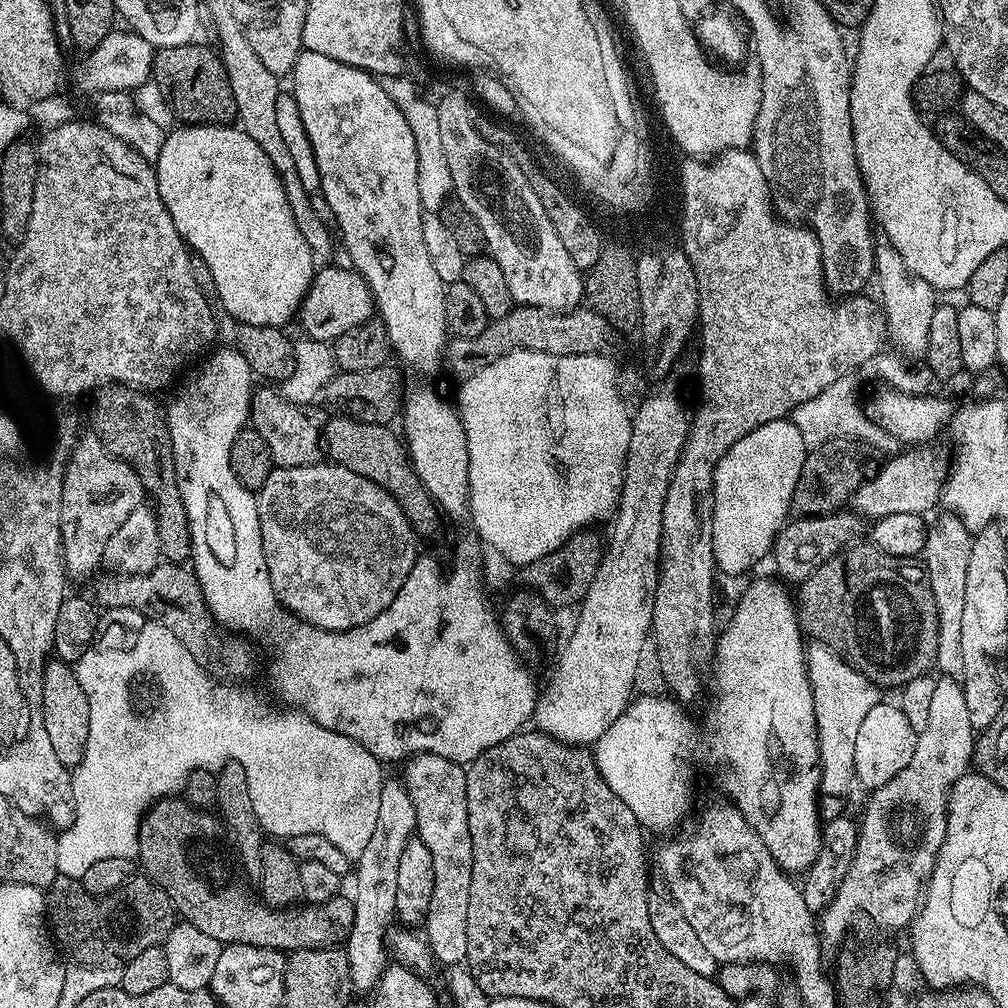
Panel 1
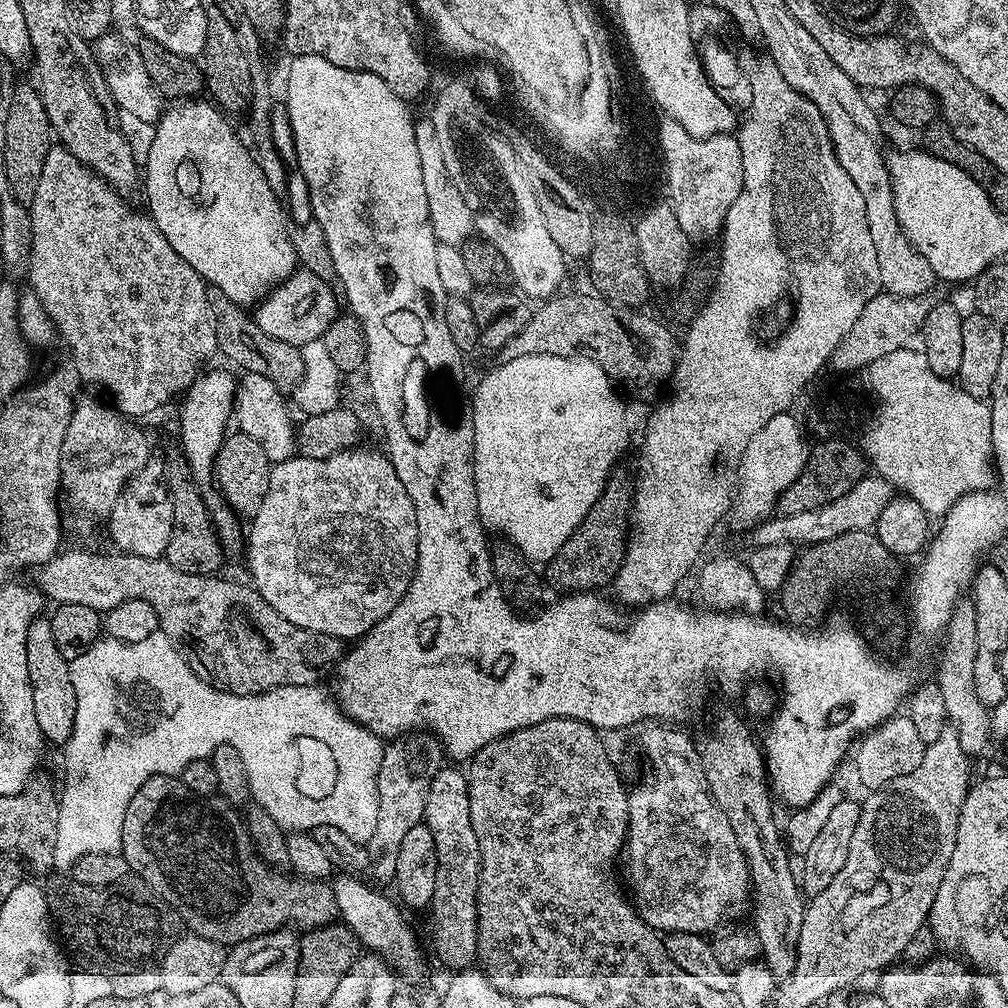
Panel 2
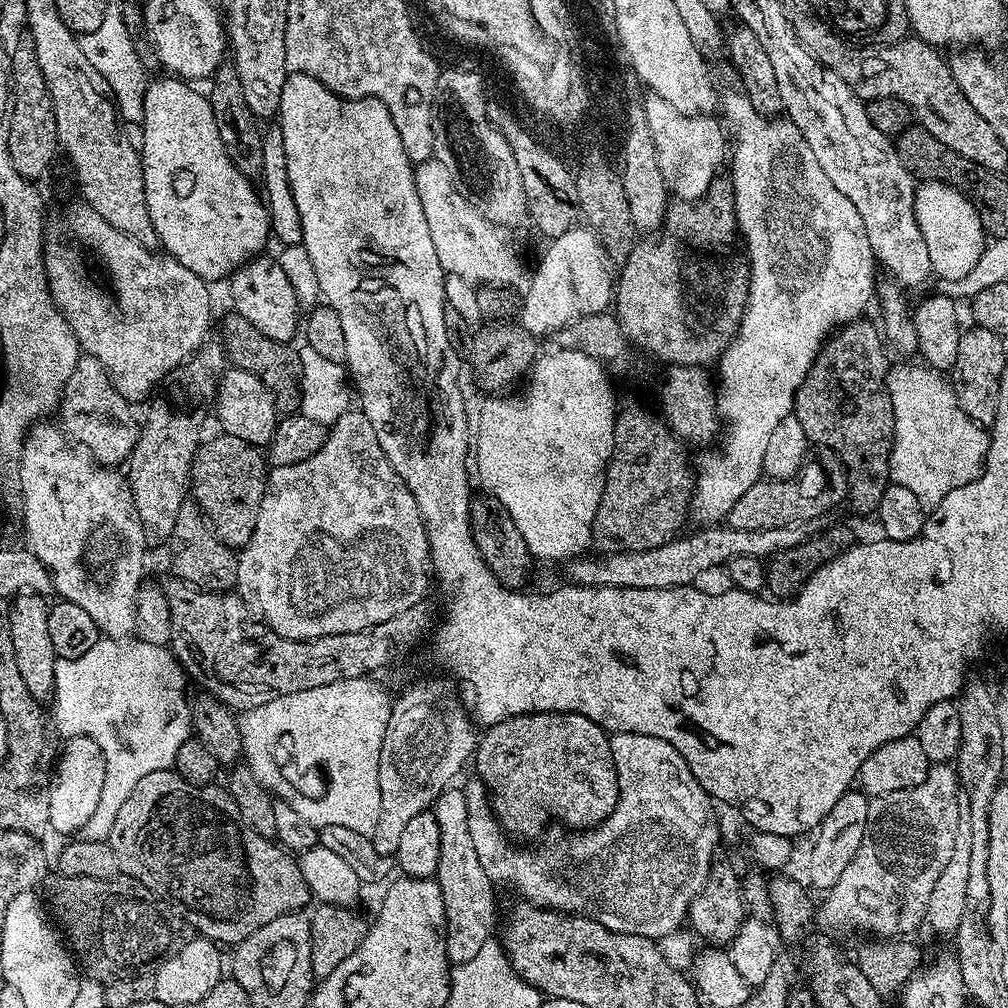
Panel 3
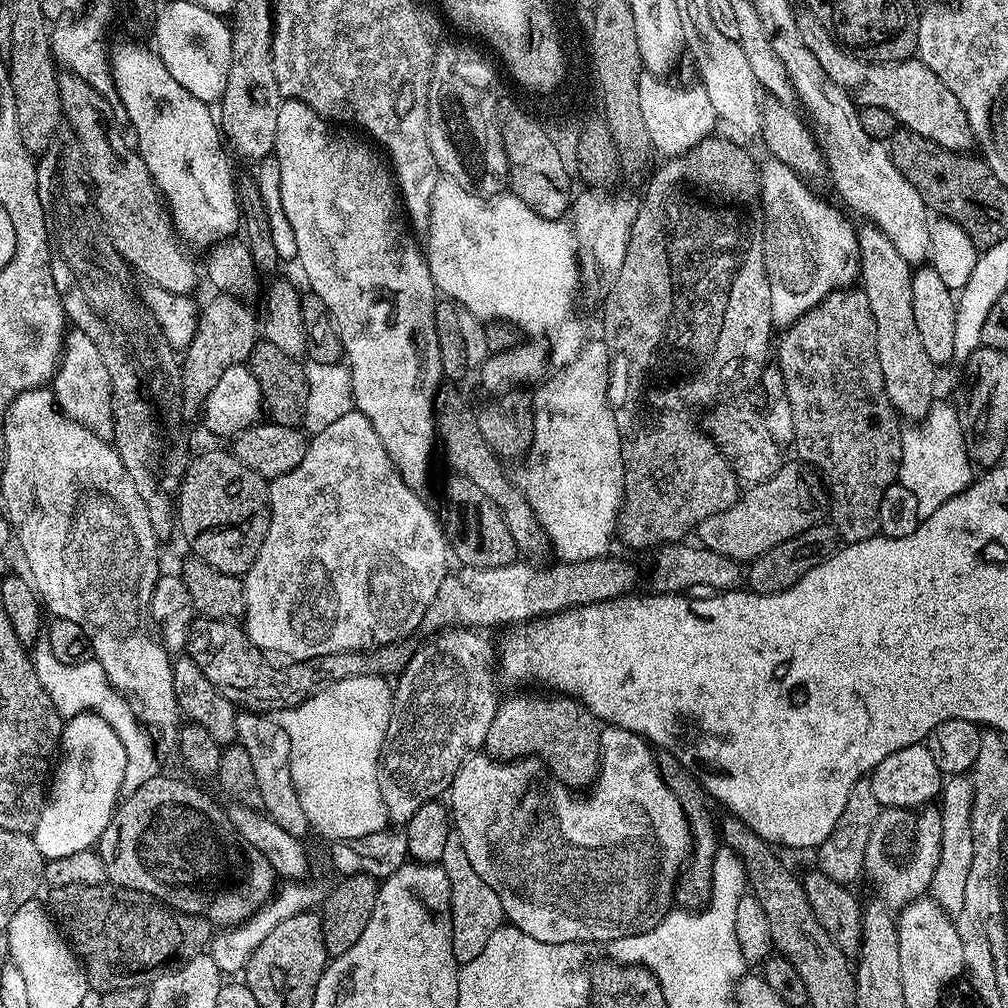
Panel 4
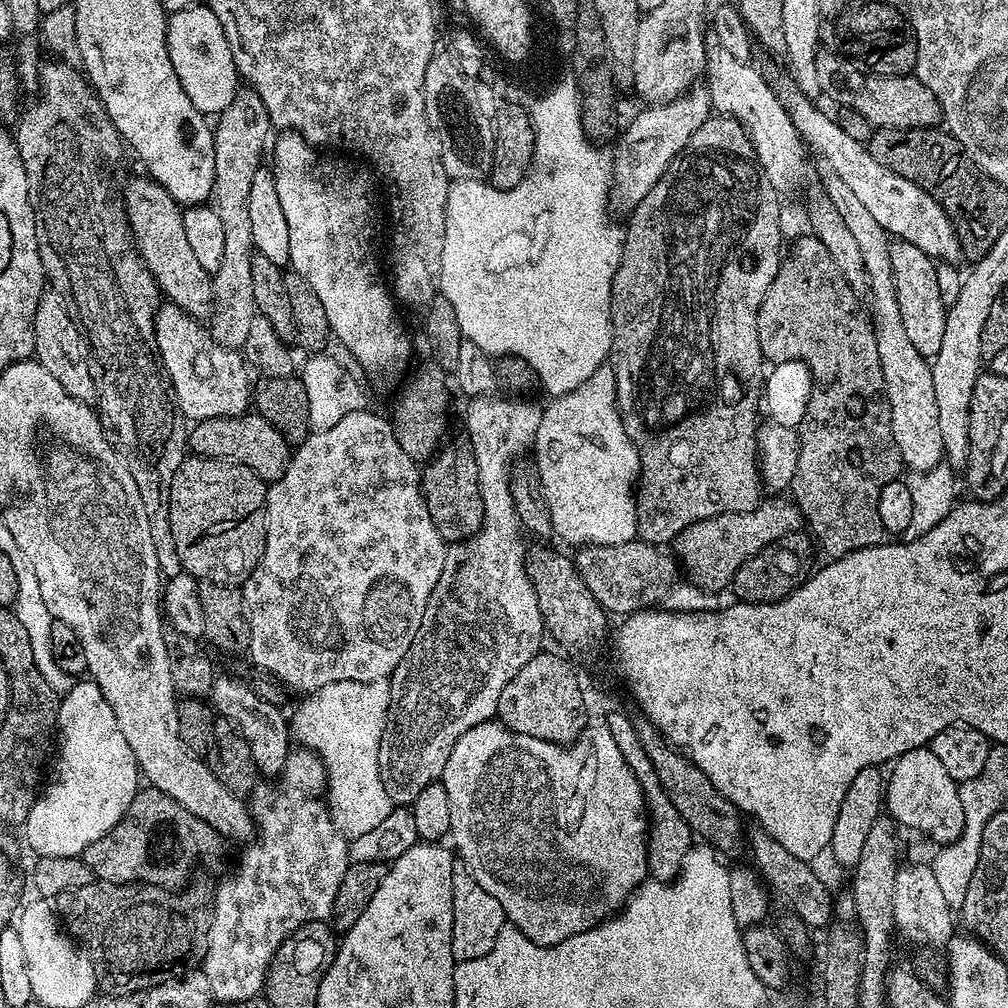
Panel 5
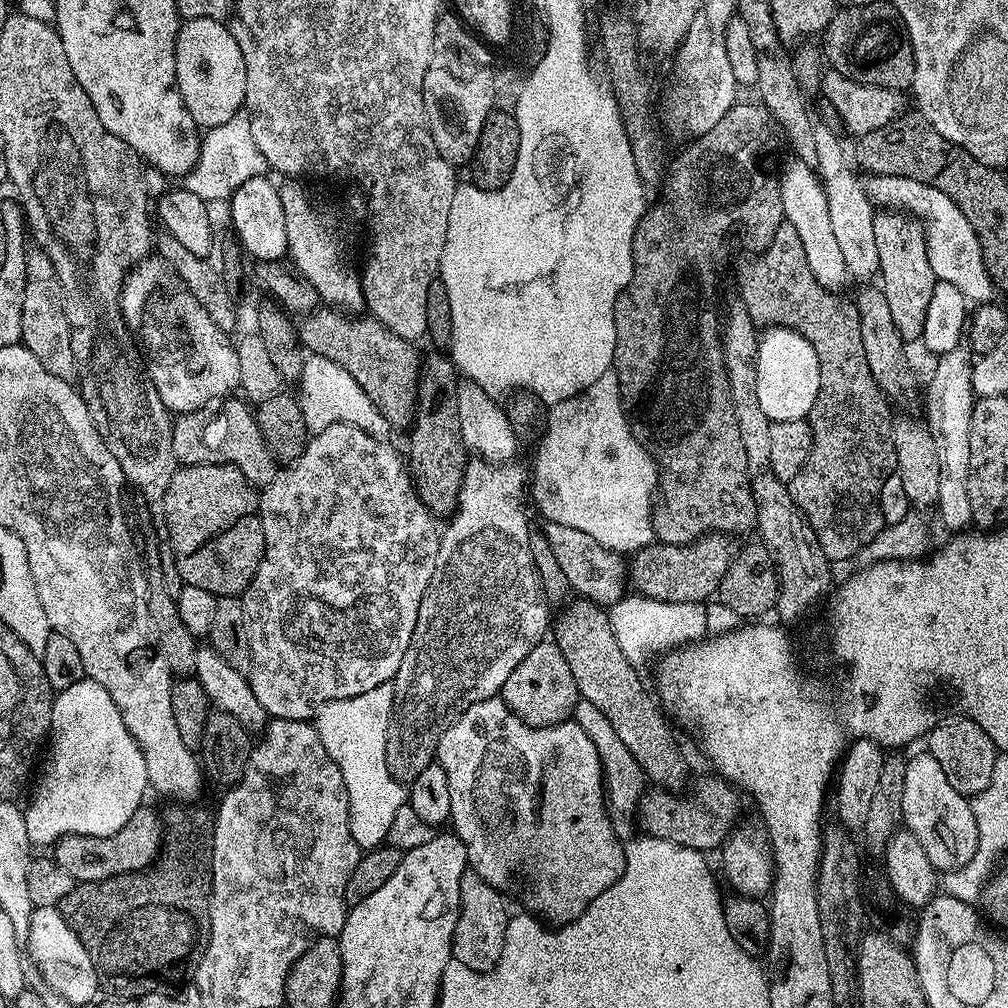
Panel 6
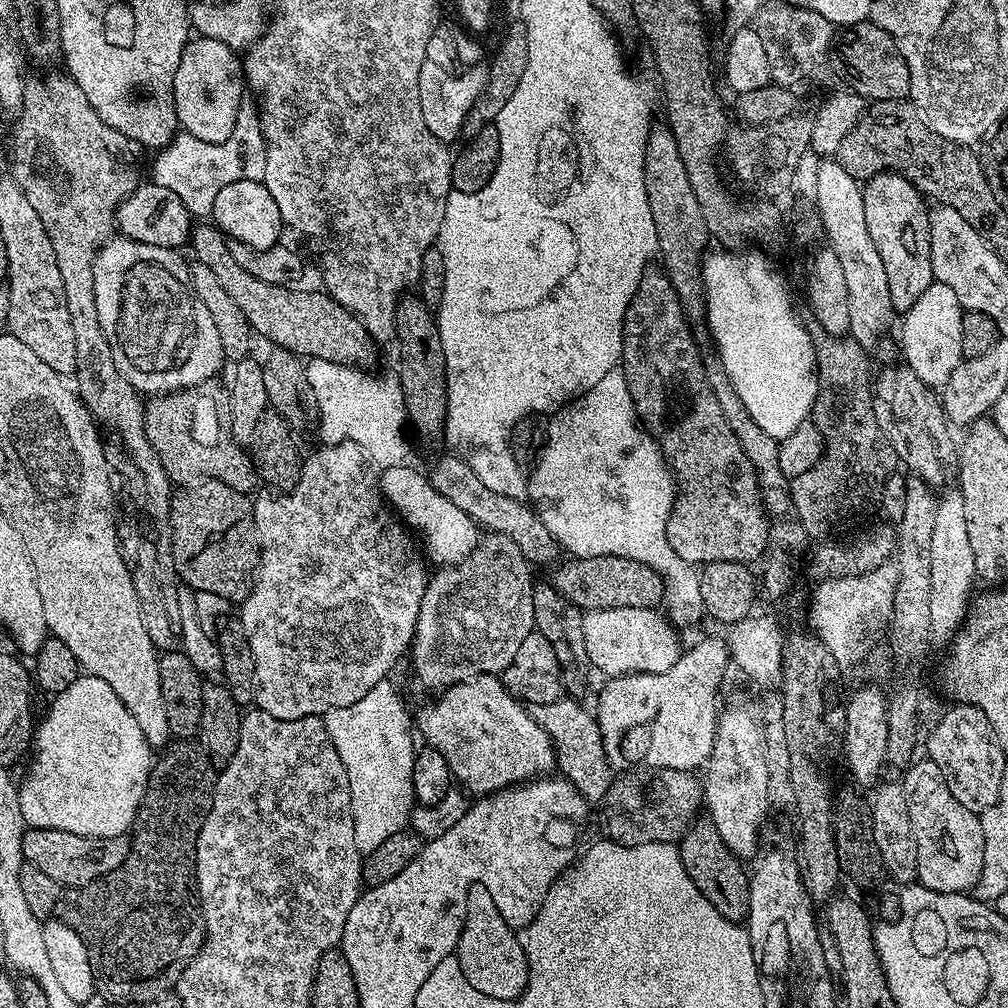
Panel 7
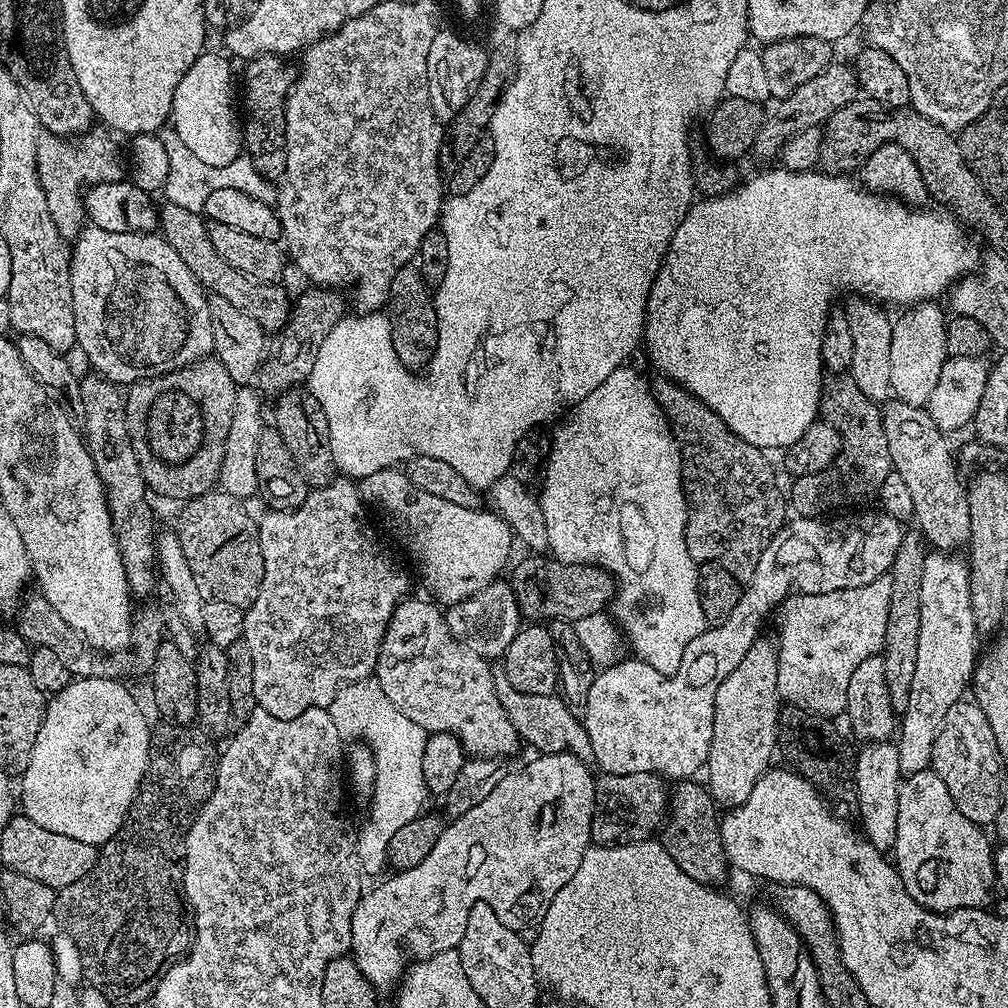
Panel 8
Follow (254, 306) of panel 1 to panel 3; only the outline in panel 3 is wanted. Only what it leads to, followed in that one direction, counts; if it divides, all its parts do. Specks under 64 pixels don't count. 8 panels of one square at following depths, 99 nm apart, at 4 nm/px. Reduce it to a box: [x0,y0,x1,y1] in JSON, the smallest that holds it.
[139,78,270,282]

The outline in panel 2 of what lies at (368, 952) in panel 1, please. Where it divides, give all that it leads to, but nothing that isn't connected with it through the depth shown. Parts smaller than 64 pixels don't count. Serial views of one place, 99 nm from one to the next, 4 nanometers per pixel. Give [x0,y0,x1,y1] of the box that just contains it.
[366,732,445,881]

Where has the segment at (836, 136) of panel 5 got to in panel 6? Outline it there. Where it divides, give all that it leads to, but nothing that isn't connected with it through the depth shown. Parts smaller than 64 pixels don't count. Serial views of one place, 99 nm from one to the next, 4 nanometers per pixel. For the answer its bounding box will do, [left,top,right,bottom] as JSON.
[863,175,994,305]

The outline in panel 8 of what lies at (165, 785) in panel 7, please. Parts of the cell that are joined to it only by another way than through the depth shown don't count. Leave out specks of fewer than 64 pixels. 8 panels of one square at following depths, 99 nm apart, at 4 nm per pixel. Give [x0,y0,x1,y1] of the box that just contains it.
[54,728,216,1005]

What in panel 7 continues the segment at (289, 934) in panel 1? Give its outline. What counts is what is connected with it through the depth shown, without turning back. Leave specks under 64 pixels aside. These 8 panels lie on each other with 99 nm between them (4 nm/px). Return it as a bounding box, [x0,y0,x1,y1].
[22,828,130,889]

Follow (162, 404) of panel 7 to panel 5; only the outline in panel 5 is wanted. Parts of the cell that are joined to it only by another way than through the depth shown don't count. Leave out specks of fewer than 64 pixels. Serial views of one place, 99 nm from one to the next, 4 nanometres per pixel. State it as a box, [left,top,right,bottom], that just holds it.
[188,414,290,482]

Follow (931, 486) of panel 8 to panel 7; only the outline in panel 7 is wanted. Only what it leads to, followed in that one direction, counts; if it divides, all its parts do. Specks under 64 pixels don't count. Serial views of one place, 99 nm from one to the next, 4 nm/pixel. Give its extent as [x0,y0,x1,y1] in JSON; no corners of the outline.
[872,362,954,486]

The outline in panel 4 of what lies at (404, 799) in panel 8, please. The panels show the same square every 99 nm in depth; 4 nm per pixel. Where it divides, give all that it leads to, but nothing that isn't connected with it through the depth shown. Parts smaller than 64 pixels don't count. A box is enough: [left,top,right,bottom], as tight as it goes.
[282,676,393,841]

